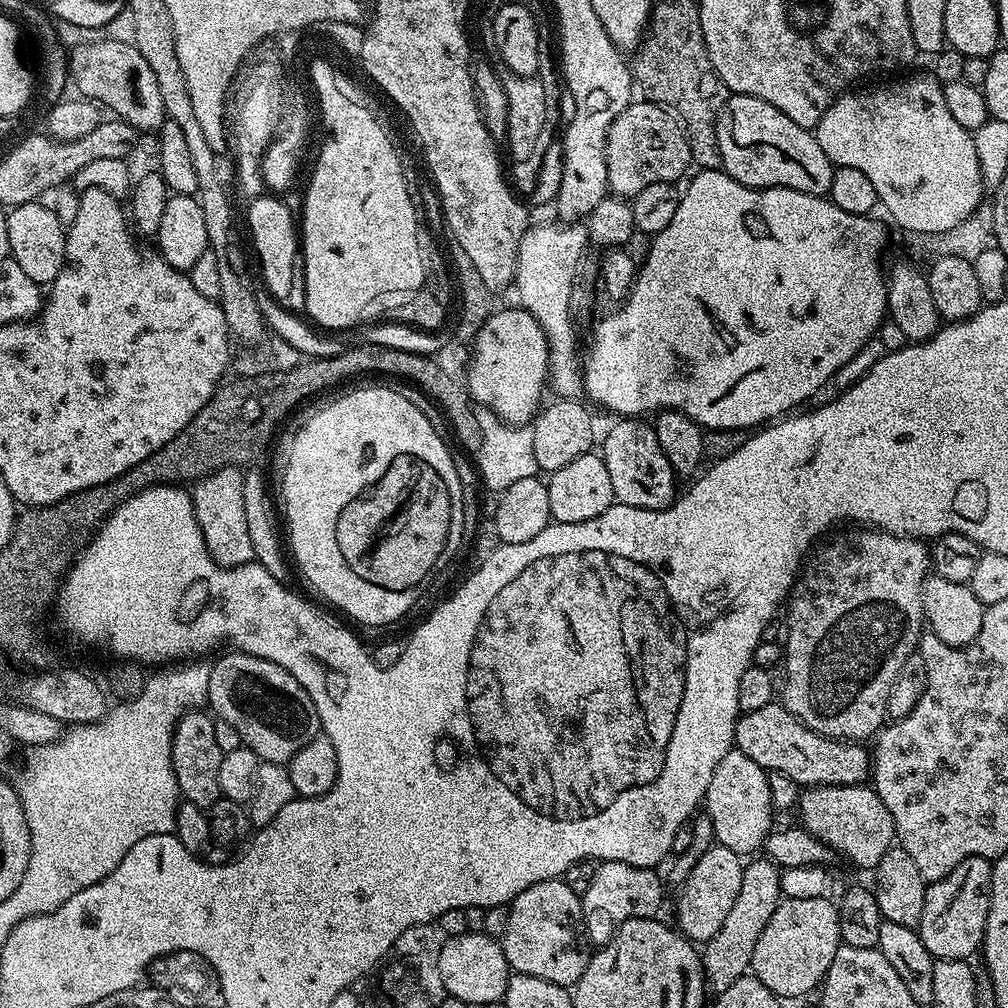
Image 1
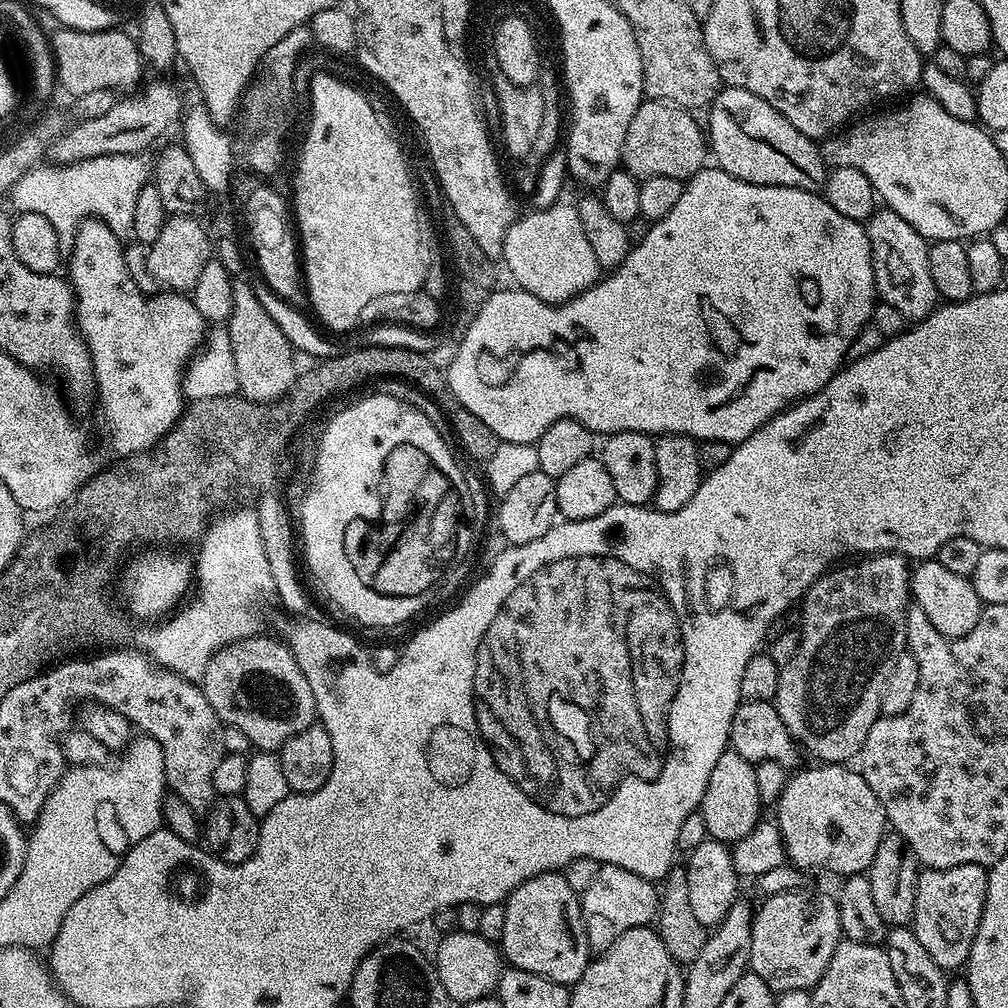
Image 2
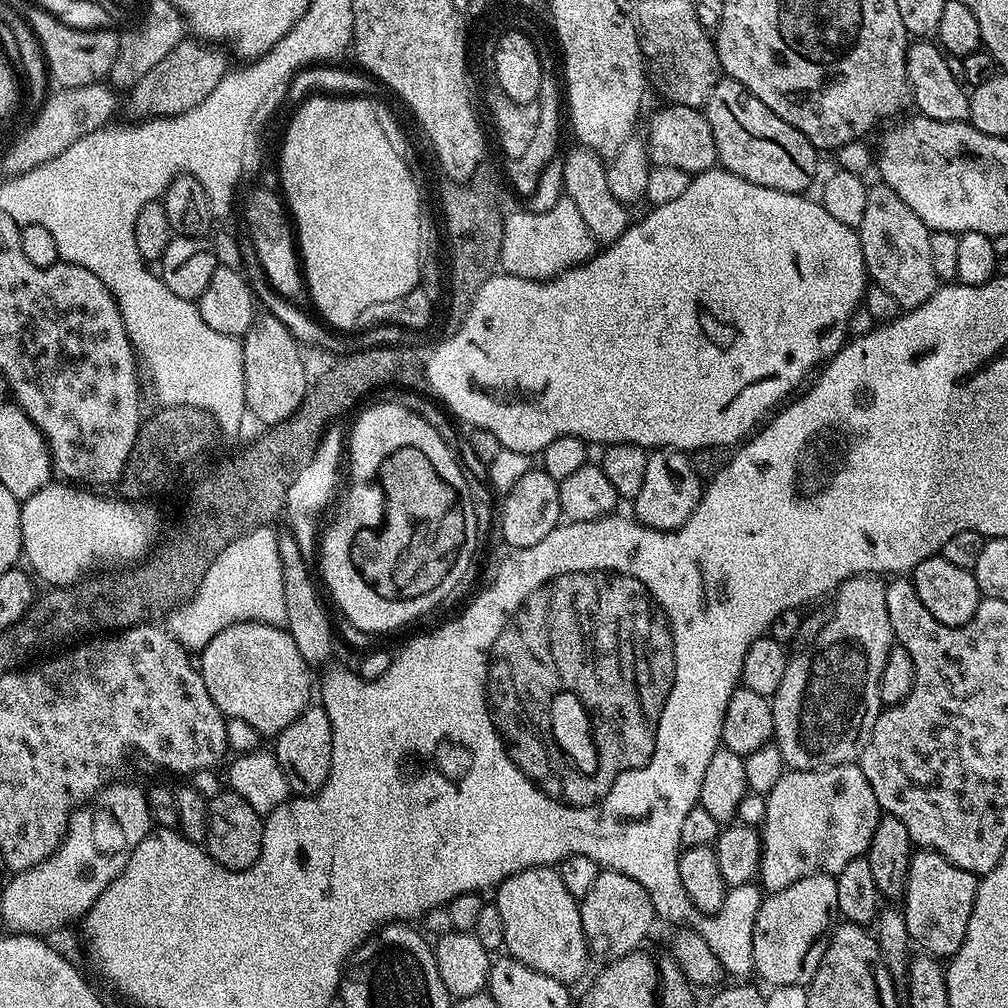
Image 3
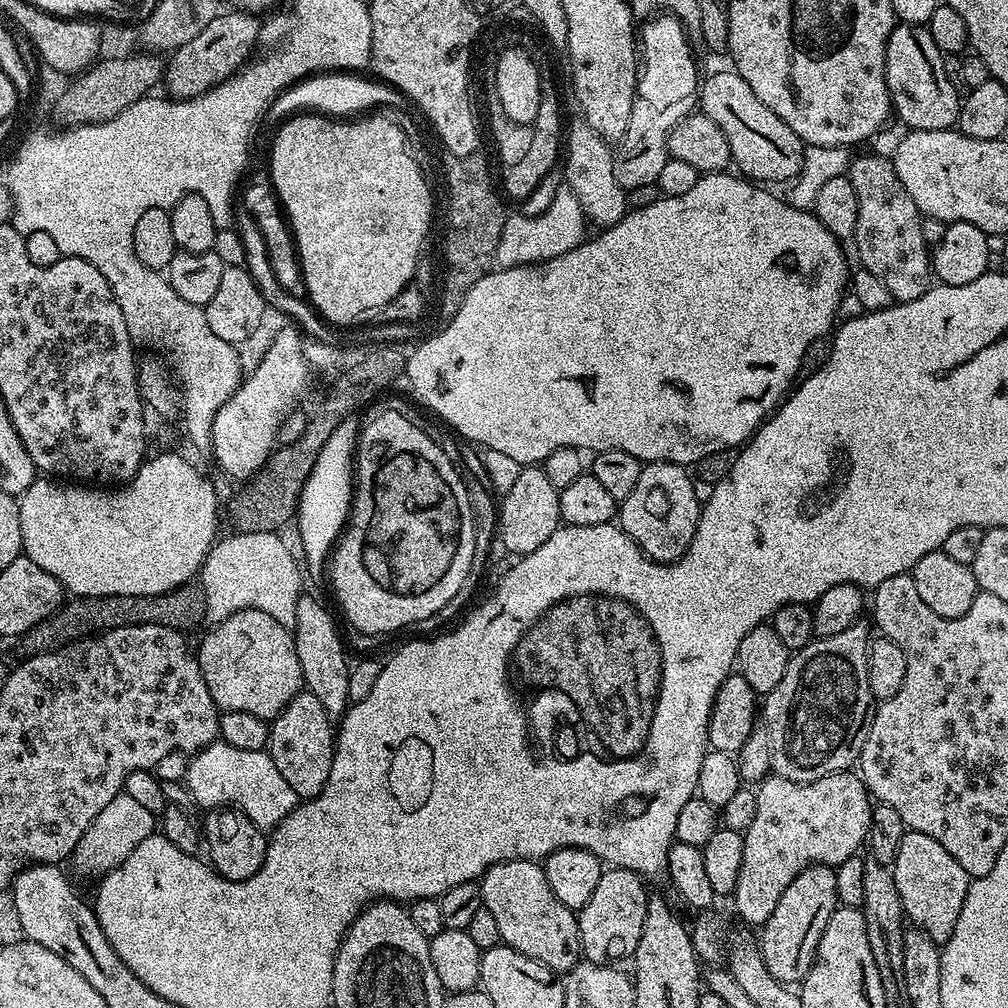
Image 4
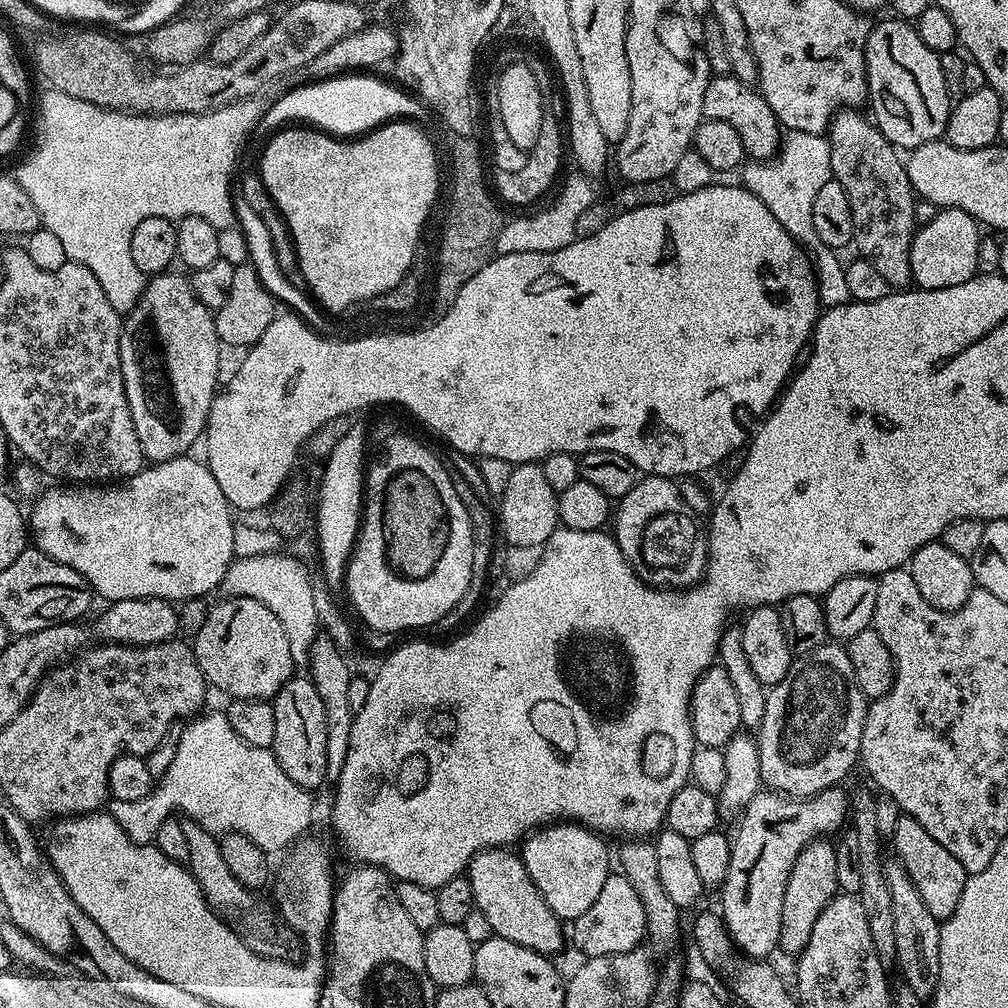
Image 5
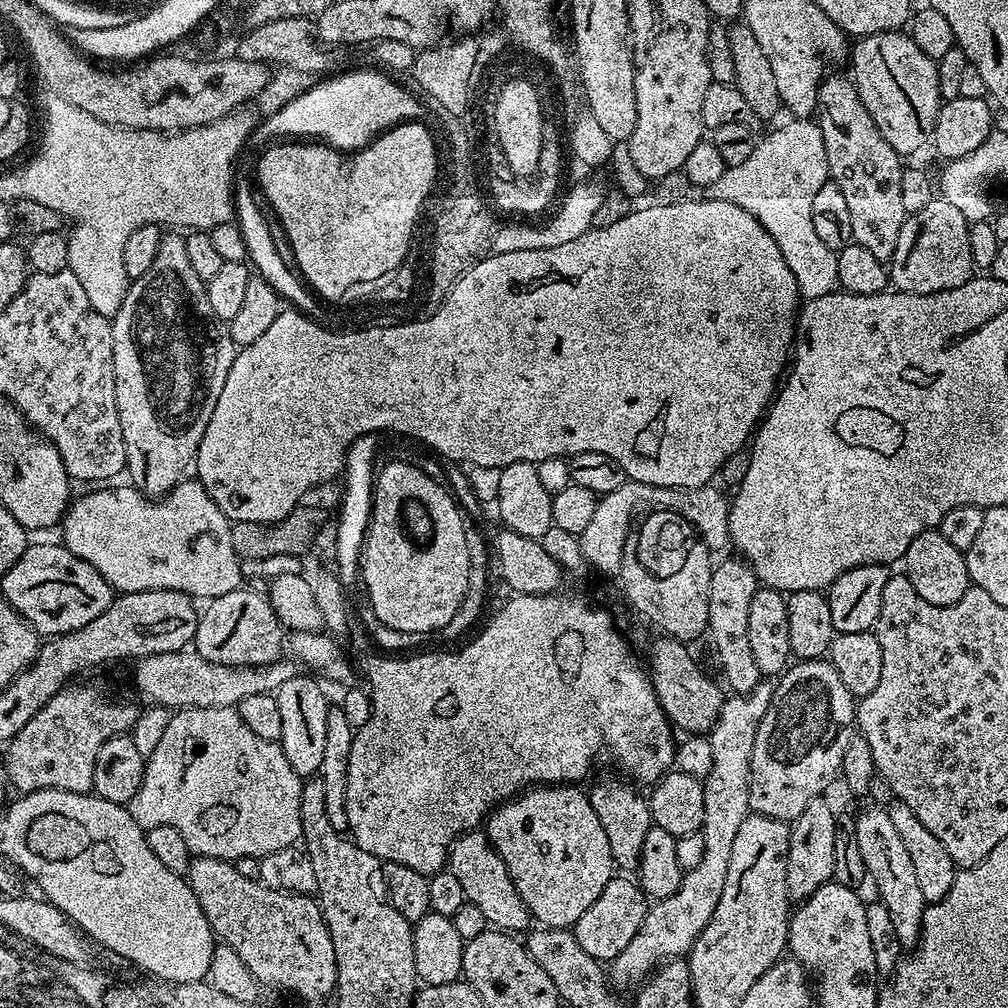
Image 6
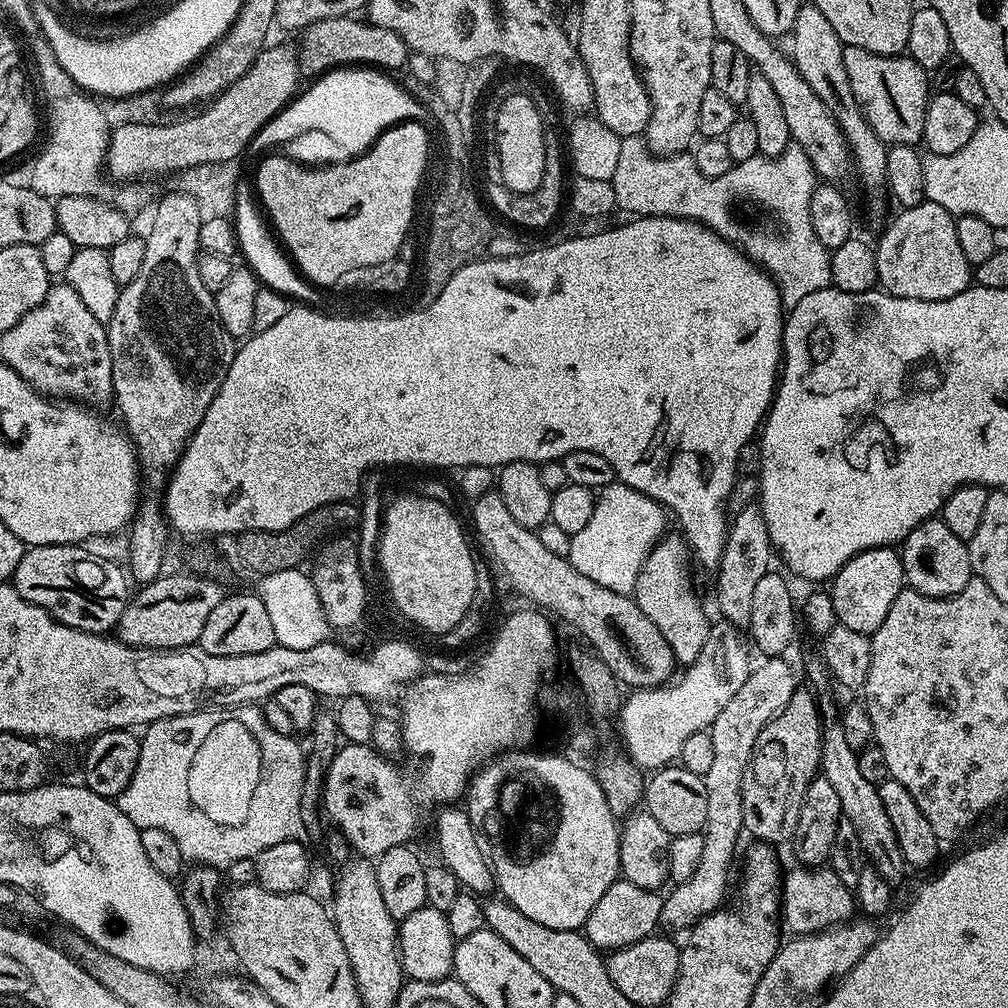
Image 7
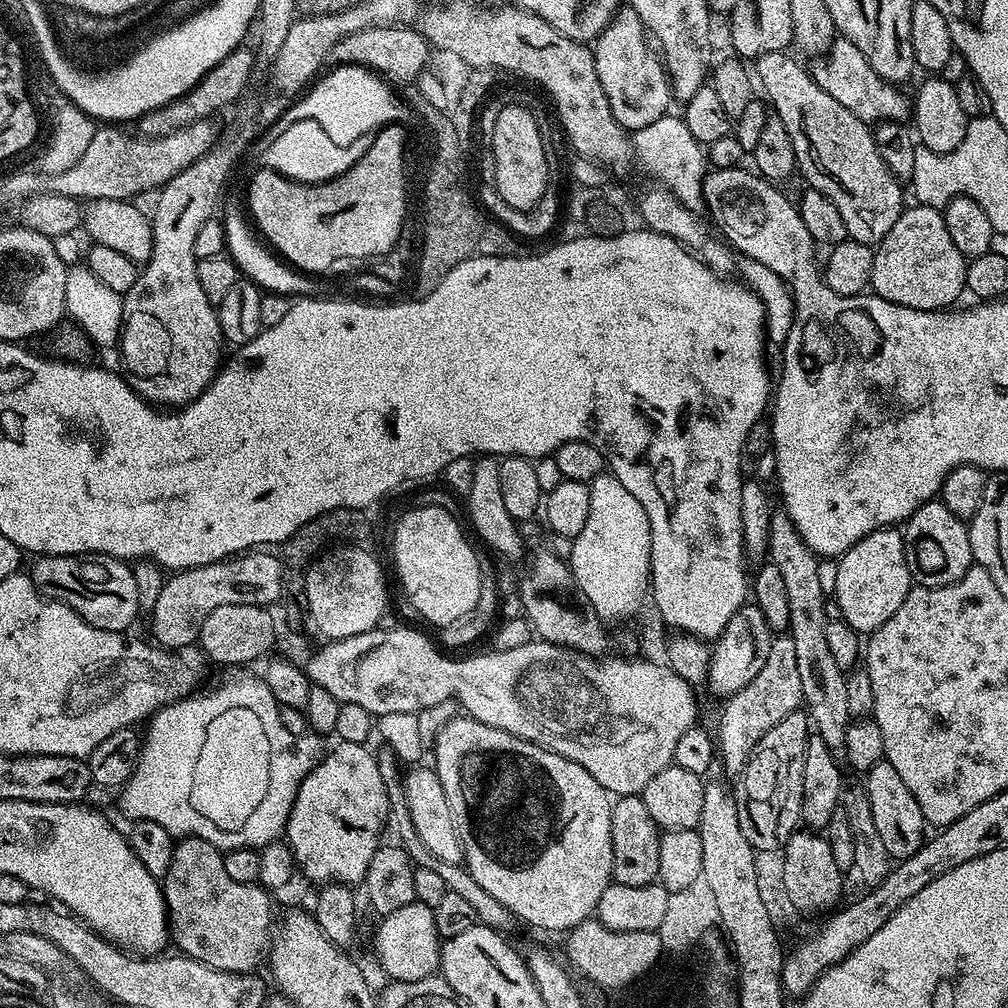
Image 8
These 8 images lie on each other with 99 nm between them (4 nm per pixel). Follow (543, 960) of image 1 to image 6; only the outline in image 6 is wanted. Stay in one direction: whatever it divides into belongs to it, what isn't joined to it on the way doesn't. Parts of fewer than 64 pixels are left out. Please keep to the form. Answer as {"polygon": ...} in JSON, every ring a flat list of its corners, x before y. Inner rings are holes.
{"polygon":[[473,830,463,836,457,836,448,852,446,868,454,874,454,878,458,878,465,901,478,906,478,910,486,914,493,929,520,934,520,931,530,924,528,907,524,905,514,886,514,878,510,878,510,870,506,870,506,862,502,862,499,854,492,849,492,844,483,831]]}

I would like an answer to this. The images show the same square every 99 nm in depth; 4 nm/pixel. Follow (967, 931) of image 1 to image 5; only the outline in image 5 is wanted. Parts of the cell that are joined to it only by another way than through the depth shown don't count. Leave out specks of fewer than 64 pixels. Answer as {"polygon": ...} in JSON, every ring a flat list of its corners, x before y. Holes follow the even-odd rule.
{"polygon":[[903,814,894,826,890,843,896,847,898,861,905,868,915,889,918,890,923,905,940,922,951,918,958,907,958,898,962,898,962,890,970,875,962,866,962,862,958,862,958,858,954,858,954,854,946,850,946,846,934,842,934,838,930,838,930,834,926,834,926,830,922,830,922,826,914,822,914,818]]}

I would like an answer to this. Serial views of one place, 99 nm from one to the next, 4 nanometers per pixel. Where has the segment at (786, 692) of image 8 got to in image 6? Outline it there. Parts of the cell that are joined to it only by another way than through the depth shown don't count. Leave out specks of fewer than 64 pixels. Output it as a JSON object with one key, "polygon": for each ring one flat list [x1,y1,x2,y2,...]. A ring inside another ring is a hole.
{"polygon":[[761,682,754,686,754,690,732,694,725,699,710,733,714,766,710,766,710,774,706,774,702,782,706,802,706,818,699,831,704,837,702,862,685,871,678,890,674,890,670,898,657,900,649,907,630,946,611,960,610,980,617,989,639,986,665,960,687,957,702,930,706,930,714,914,714,906,718,906,718,898,722,898,722,886,726,886,726,869,730,866,734,837,750,814,750,754,754,750,758,726,772,701,773,691,771,683]]}

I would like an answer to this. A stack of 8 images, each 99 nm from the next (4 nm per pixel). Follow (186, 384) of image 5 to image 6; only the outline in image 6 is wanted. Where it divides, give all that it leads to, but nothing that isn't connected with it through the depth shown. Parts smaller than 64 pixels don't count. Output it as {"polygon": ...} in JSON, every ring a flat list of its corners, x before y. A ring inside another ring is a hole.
{"polygon":[[165,235,160,242,158,258,142,278,131,281,128,293,122,302,116,316,111,317,112,333,114,334,114,374,116,375,116,397,118,398,118,418,122,422,122,438,126,442,126,476,133,488,151,498,164,498,169,491,181,480,185,479,184,472,193,467,196,451,200,449,202,438,206,434,206,426,210,426,210,414,214,414,214,406,218,406,218,394,222,394,222,386,226,386,226,374,232,365,233,349,227,343,220,344,222,336,222,322,214,314,210,306,210,298,206,298,206,281,198,278,196,271,190,267,190,257,186,255,184,236]]}

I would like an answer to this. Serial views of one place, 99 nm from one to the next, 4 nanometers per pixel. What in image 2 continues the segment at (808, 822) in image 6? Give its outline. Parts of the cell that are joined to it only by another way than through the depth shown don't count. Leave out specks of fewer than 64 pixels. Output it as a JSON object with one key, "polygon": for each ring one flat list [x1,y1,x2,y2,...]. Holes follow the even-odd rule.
{"polygon":[[774,892,761,908,755,909,752,917,752,933,750,934,750,970,766,982,772,991,779,994,790,990,813,989,822,978,826,966,830,966,830,958,834,958,834,950,840,945,840,906,824,892]]}

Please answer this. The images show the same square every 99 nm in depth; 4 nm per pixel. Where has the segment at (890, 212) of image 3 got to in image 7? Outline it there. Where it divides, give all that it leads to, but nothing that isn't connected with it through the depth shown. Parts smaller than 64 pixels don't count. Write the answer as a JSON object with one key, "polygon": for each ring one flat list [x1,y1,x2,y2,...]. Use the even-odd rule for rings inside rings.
{"polygon":[[810,2,801,3,798,10,798,18,794,18,794,26,790,33,792,40,792,52,790,48,790,59,796,65,796,69,806,78,810,90,822,98,828,112,836,119,836,124,842,130,842,134,848,143,850,153,850,164,854,169,854,176,860,179,860,184,872,197,868,204,874,211,880,212,884,208,886,196,886,154,888,148,884,141,874,134,874,130,866,122,866,118,860,113,856,105,854,94,850,90,850,78,846,74,844,65,844,50,846,45,834,34,834,26,826,22,822,10]]}

